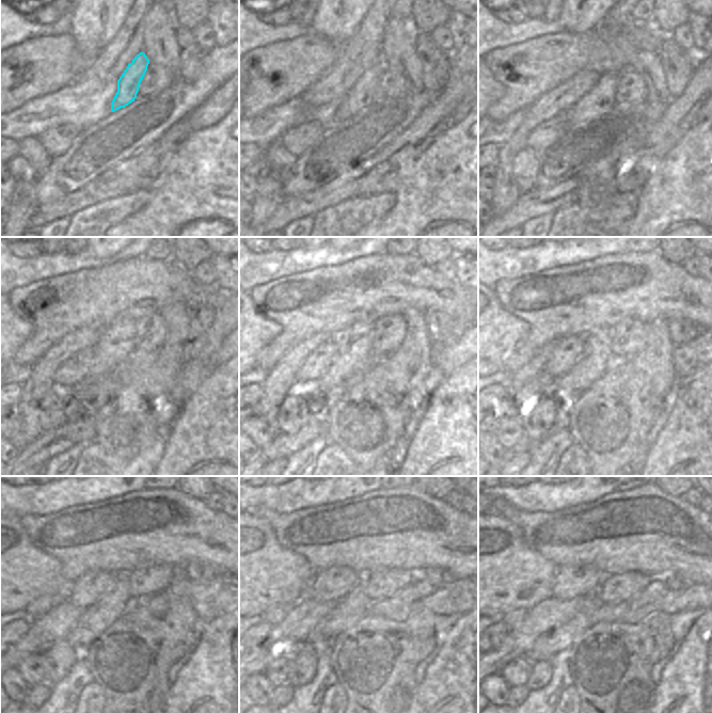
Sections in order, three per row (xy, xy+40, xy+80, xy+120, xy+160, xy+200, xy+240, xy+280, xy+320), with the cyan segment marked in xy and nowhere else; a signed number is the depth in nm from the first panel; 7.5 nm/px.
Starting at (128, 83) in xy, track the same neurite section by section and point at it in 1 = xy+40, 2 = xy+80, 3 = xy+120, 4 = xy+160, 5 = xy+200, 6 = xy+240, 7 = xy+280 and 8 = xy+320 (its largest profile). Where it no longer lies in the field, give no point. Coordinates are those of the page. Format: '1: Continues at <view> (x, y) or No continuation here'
1: Continues at xy+40 (362, 94)
2: Continues at xy+80 (600, 99)
3: Continues at xy+120 (117, 341)
4: Continues at xy+160 (353, 353)
5: Continues at xy+200 (596, 359)
6: Continues at xy+240 (97, 618)
7: Continues at xy+280 (348, 611)
8: Continues at xy+320 (546, 646).

